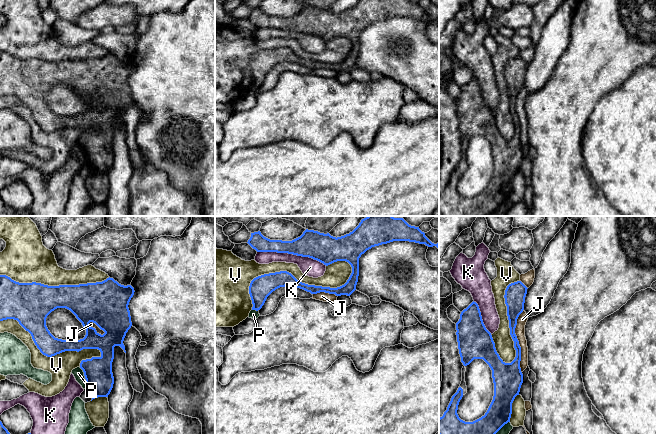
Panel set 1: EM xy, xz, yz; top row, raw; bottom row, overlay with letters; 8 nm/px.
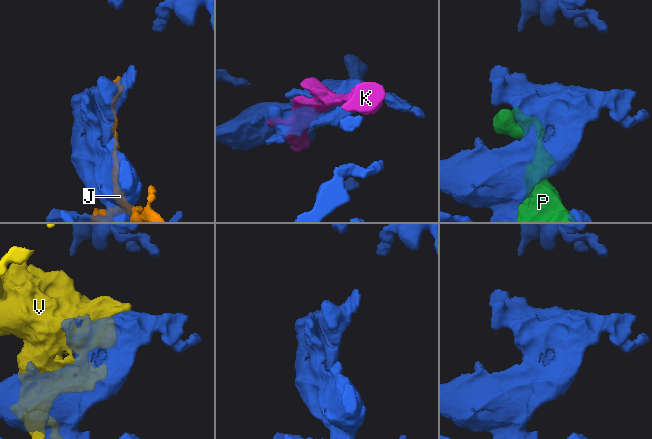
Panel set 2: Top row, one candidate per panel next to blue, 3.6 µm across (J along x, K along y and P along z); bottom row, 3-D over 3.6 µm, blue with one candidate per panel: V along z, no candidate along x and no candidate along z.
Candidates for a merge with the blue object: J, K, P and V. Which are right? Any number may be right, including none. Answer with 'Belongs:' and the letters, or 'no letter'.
Belongs: no letter

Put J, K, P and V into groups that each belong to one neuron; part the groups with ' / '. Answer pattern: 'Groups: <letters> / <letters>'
Groups: J / K / P / V

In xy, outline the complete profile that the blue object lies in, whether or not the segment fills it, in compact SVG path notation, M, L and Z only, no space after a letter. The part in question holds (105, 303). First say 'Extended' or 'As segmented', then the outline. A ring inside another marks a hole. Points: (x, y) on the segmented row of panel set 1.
As segmented. M0 275L0 321L14 319L28 331L40 352L52 357L65 351L81 351L83 349L98 349L100 357L82 360L80 368L84 372L87 388L93 393L93 399L108 397L113 384L112 362L114 347L120 346L124 352L123 344L126 333L132 326L129 302L134 295L131 285L121 285L113 278L102 282L79 285L48 286L41 283L19 283L6 275ZM57 308L70 310L86 329L86 335L80 340L62 340L55 338L46 326L47 316ZM89 323L95 323L105 333L99 334Z

